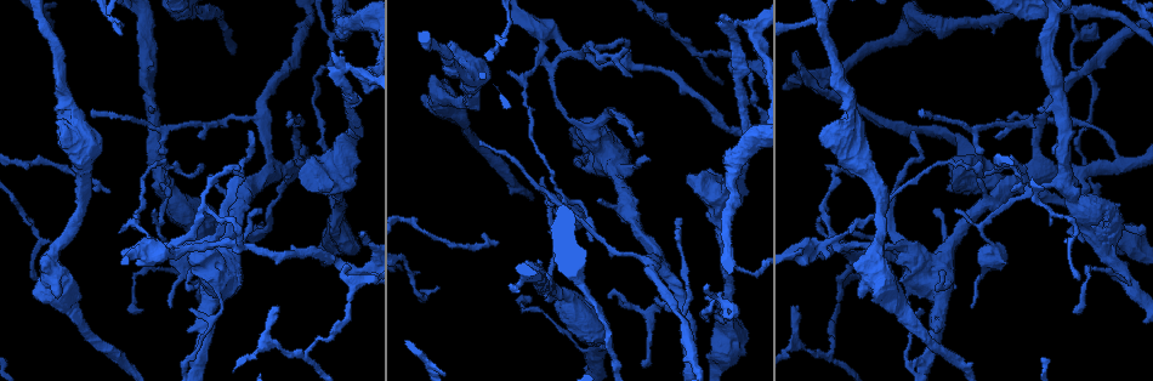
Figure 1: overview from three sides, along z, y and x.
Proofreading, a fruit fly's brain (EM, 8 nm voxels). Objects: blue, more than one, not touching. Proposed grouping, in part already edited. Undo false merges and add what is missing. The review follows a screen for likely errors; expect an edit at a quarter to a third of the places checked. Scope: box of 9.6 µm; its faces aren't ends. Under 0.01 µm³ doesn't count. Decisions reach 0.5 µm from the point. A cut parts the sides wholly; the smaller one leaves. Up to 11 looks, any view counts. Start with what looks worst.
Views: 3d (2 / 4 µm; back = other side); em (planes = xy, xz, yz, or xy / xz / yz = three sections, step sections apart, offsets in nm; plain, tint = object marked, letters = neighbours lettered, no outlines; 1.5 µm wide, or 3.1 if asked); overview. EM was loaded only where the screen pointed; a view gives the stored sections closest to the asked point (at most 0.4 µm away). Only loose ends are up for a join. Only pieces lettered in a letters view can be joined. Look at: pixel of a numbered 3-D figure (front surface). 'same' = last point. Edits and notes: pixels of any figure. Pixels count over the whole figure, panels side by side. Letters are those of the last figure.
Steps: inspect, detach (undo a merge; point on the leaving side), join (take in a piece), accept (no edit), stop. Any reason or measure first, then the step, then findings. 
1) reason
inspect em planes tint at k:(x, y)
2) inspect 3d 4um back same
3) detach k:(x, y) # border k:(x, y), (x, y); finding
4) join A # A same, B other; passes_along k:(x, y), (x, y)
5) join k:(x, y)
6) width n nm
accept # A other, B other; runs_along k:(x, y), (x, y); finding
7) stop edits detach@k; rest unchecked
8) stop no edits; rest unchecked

free end
inspect em xy step 4 tint at 1:(850, 266)

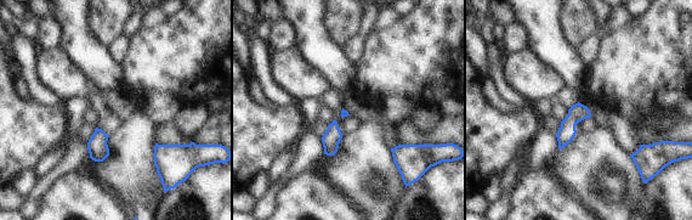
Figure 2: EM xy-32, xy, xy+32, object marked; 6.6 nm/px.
inspect em planes letters same

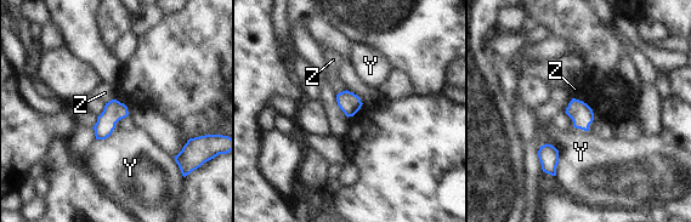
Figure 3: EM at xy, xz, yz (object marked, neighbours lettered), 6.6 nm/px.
width 140 nm; longest_contact Y 240 nm
accept # Y other, Z other; none of them fits

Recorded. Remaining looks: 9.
branch stops here
inspect 3d 4um at 1:(91, 110)

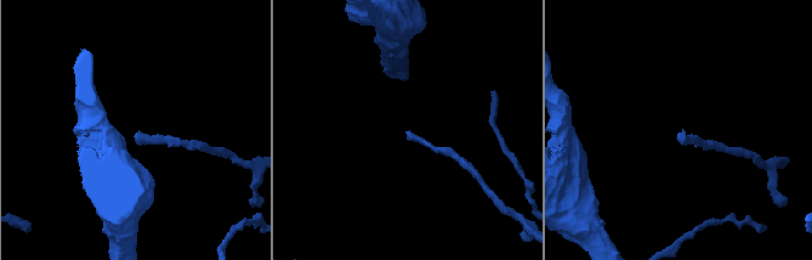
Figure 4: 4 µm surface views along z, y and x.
inspect em planes tint at 4:(410, 133)

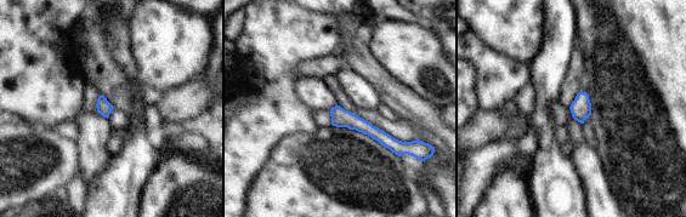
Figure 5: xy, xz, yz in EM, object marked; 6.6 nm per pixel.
see the neighbours
inspect em planes letters same

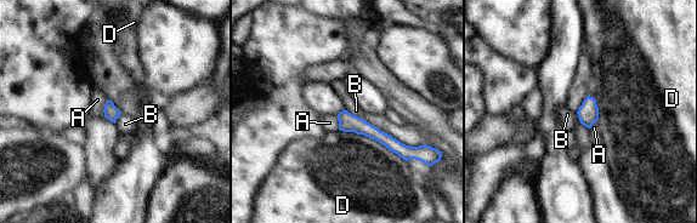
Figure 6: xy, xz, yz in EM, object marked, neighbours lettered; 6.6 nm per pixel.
join A # A same, B other, D other; passes_along 6:(112, 113), (105, 107), (97, 99); it goes on there

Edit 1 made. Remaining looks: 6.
redraw
inspect overview

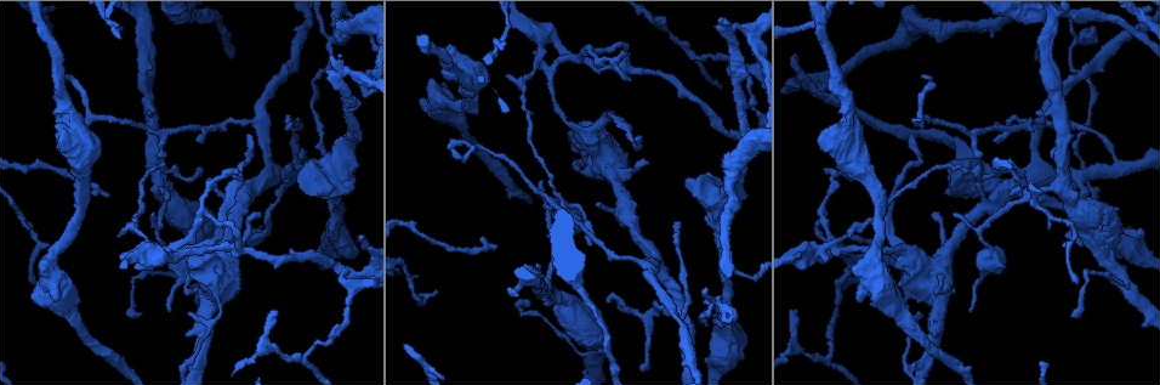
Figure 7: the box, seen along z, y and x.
sharp bend
inspect em planes letters at 7:(718, 301)

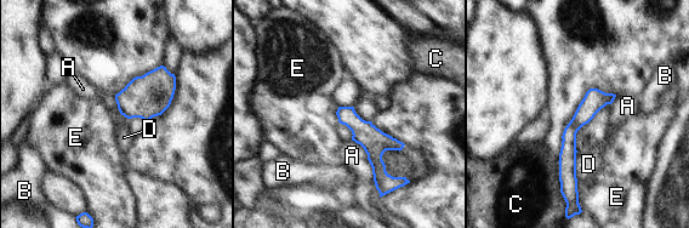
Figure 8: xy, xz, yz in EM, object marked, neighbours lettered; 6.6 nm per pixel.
width 150 nm
accept # A other, B other, C other, D other, E other; border 8:(337, 107), (336, 115), (340, 123); all the same neuron

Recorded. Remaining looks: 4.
thin end
inspect 3d 4um at 7:(293, 124)

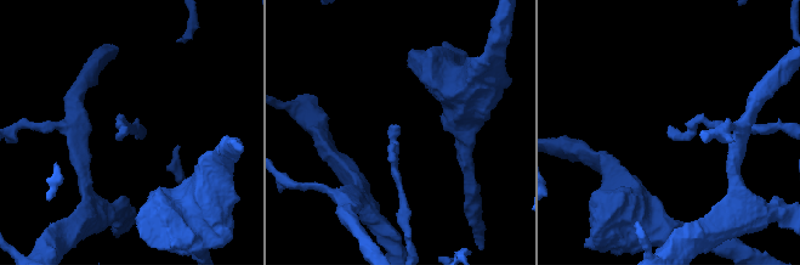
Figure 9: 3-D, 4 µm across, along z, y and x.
need the tissue
inspect em xy step 4 letters at 9:(668, 130)

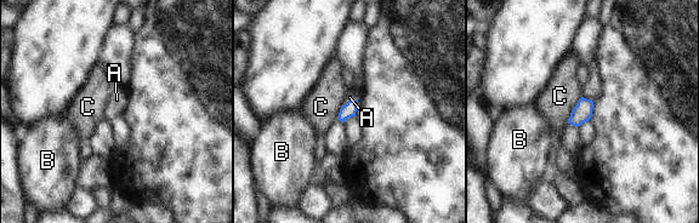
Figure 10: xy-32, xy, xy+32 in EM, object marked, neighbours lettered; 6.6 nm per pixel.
inspect em planes letters same

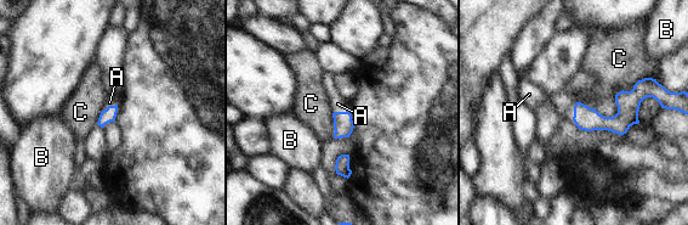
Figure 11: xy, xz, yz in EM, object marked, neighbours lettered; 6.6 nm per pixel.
width 90 nm
join A # A same, B other, C other; passes_along 11:(585, 118), (574, 110), (564, 102); the neuron continues

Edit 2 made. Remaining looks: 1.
stop edits join@6, join@11; rest unchecked

